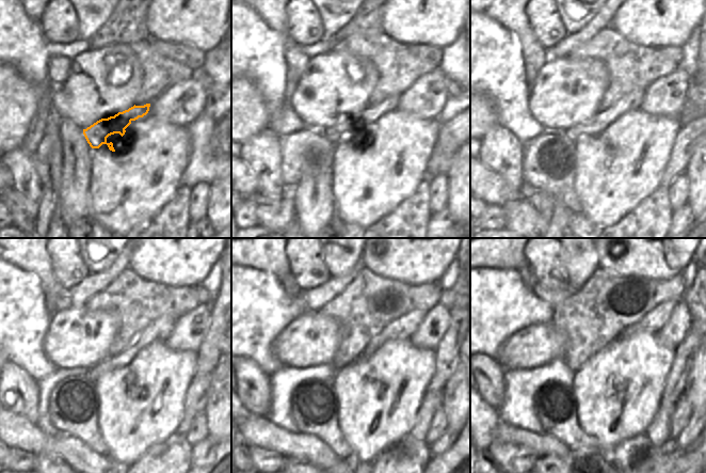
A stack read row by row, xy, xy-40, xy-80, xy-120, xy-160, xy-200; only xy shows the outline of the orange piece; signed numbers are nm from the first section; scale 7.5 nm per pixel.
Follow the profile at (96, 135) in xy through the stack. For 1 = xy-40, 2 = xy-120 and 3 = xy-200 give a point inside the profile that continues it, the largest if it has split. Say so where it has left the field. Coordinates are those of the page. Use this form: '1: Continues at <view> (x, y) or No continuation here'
1: Continues at xy-40 (336, 133)
2: Continues at xy-120 (159, 331)
3: Continues at xy-200 (653, 321).

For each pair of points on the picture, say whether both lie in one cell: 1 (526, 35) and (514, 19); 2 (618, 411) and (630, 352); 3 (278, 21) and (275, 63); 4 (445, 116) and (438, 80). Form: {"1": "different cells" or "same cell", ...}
{"1": "same cell", "2": "same cell", "3": "different cells", "4": "different cells"}

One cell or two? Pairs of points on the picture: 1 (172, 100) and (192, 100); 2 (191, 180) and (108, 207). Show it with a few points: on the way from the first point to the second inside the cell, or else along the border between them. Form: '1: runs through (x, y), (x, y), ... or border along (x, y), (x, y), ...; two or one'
1: runs through (178, 106), (185, 112), (187, 107); one
2: border along (189, 160), (178, 184); two

